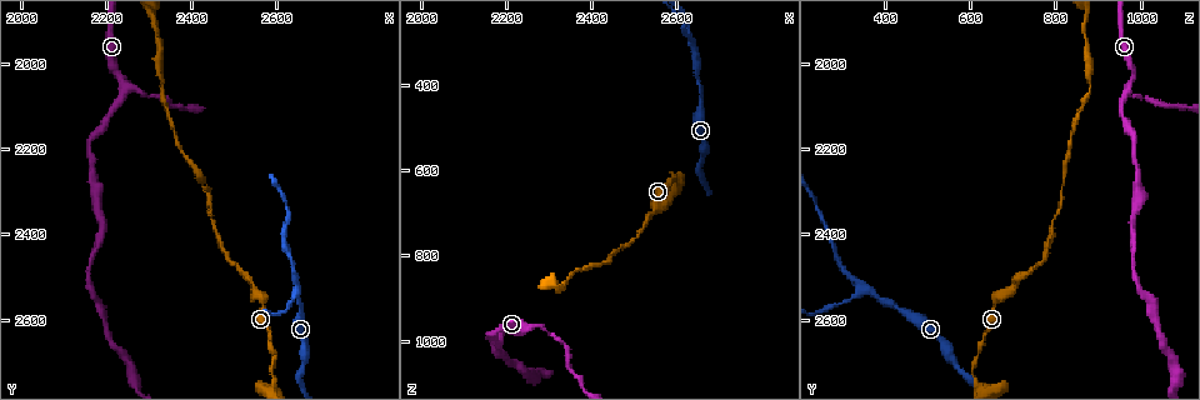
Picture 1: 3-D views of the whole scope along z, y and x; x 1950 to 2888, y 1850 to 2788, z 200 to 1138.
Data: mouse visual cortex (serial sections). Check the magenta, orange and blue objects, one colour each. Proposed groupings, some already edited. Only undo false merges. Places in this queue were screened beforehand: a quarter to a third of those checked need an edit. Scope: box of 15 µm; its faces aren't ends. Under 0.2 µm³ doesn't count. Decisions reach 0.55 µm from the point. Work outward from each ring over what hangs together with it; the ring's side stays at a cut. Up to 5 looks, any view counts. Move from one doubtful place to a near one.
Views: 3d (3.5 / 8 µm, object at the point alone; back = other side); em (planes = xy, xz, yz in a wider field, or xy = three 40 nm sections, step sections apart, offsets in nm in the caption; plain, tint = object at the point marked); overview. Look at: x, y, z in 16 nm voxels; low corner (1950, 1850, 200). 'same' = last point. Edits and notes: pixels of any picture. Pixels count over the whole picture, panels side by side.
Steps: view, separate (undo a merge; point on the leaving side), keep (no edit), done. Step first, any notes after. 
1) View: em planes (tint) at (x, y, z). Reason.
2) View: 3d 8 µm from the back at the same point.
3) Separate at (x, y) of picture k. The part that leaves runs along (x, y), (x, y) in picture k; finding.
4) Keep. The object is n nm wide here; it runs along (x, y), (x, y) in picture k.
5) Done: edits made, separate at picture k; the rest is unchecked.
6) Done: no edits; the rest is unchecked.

View: 3d 3.5 µm at (2245, 2050, 975). Branch point.

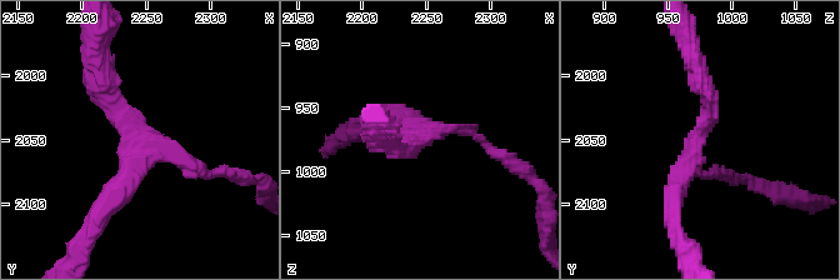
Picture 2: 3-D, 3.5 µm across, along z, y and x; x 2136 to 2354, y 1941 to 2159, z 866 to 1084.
View: em planes (tint) at (2242, 2046, 972). Shape alone is not enough.

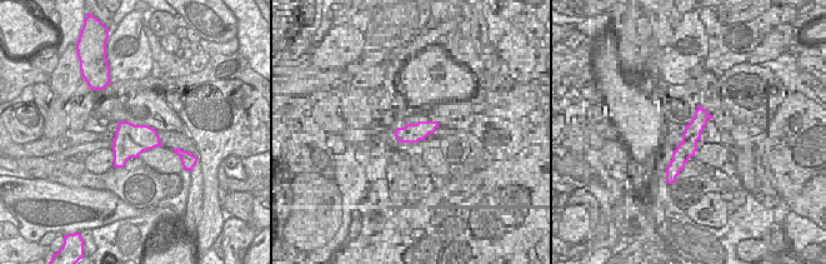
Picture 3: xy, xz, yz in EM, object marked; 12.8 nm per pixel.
Keep. It runs along (698, 70), (710, 111), (673, 204) in picture 2; all the same cell.

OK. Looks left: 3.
View: 3d 8 µm at (2595, 2735, 605). Narrows sharply.

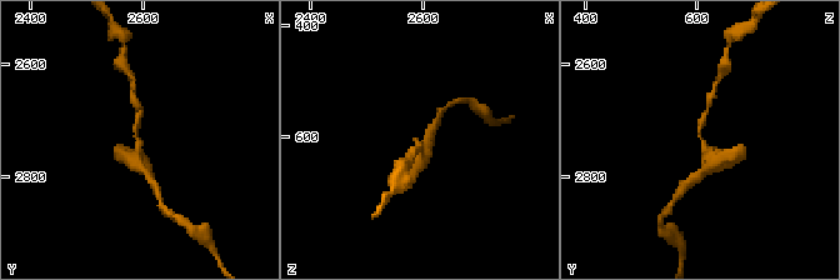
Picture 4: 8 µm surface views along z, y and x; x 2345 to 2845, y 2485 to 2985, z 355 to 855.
View: 3d 3.5 µm at (2595, 2735, 610). Closer look.

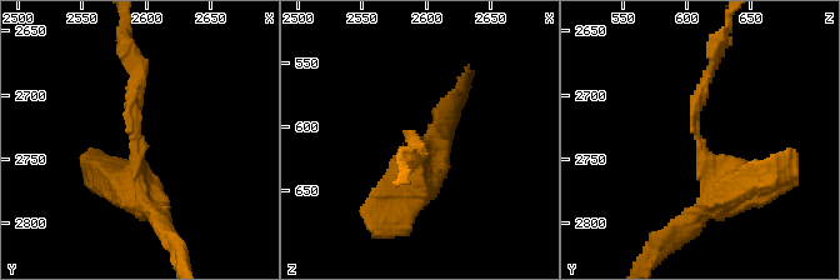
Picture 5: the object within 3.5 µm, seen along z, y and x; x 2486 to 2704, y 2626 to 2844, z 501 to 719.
Keep. It runs along (714, 65), (695, 115), (704, 156), (759, 180) in picture 5; continuous, no second cell.

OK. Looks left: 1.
Done: no edits; the rest is unchecked.

